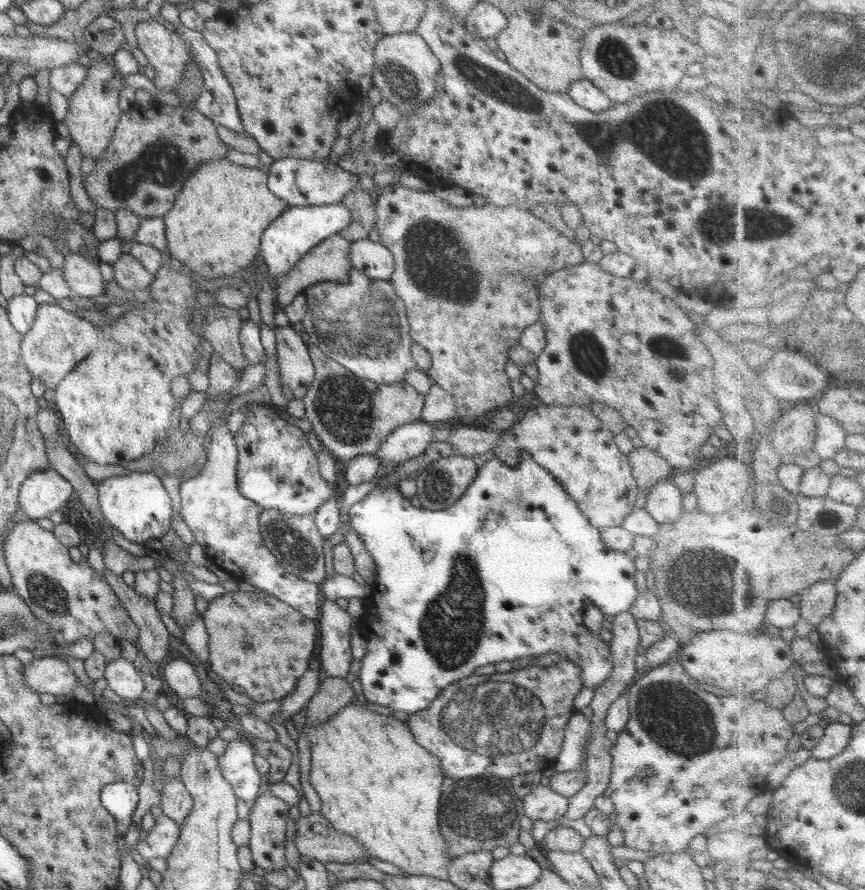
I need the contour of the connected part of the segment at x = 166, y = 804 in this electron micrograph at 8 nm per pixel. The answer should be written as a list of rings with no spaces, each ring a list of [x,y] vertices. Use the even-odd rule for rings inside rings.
[[[165,777],[168,783],[160,790],[162,793],[161,808],[163,814],[182,826],[186,817],[192,812],[193,798],[180,778]]]

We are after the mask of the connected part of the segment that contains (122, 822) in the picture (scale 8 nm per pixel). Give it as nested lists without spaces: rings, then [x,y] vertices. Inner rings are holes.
[[[115,782],[102,787],[100,800],[102,806],[117,820],[118,836],[125,836],[130,825],[134,824],[132,815],[138,806],[138,793],[135,784]]]

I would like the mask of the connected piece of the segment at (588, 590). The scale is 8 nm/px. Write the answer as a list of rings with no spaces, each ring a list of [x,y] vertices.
[[[522,455],[522,456],[521,456],[521,457],[520,457],[520,458],[518,458],[518,459],[517,459],[517,463],[516,463],[516,464],[515,464],[515,465],[509,465],[509,464],[504,464],[504,461],[501,461],[501,460],[500,460],[500,459],[497,459],[497,458],[496,458],[496,457],[492,457],[492,458],[488,458],[488,460],[487,460],[487,461],[486,461],[486,462],[485,462],[485,463],[484,463],[484,465],[483,465],[483,466],[482,466],[482,467],[480,467],[480,468],[479,468],[479,469],[478,469],[478,472],[477,472],[477,475],[476,475],[476,478],[475,478],[475,479],[474,479],[474,480],[473,480],[473,481],[472,481],[472,484],[470,484],[470,486],[468,486],[468,488],[467,488],[467,489],[466,489],[466,492],[464,492],[464,494],[463,494],[463,495],[462,495],[462,496],[461,496],[461,497],[460,497],[460,498],[459,498],[459,499],[458,499],[458,500],[457,500],[457,501],[456,501],[456,502],[455,502],[455,503],[454,503],[454,504],[453,504],[453,505],[452,505],[452,506],[450,506],[450,507],[448,507],[448,508],[445,508],[445,509],[444,509],[444,510],[436,510],[436,509],[425,509],[425,508],[422,508],[422,507],[418,507],[418,506],[413,506],[413,505],[412,505],[412,504],[411,504],[411,503],[410,503],[410,499],[409,499],[409,498],[406,498],[406,497],[405,497],[405,496],[404,496],[404,495],[403,495],[403,494],[402,494],[402,493],[401,493],[401,492],[400,492],[400,489],[399,489],[399,488],[398,488],[398,487],[397,487],[397,486],[396,486],[396,485],[386,485],[386,486],[385,486],[385,487],[383,487],[383,486],[382,486],[382,485],[381,485],[381,484],[380,484],[380,478],[379,478],[379,482],[378,482],[378,484],[377,484],[377,485],[376,485],[376,486],[374,486],[374,488],[372,488],[372,490],[370,490],[370,493],[369,493],[369,494],[367,494],[367,495],[366,495],[366,496],[365,496],[365,497],[364,497],[364,498],[363,498],[363,499],[362,499],[362,500],[360,500],[360,501],[359,501],[359,502],[357,502],[357,503],[355,503],[355,504],[353,504],[353,505],[352,505],[352,506],[351,506],[351,507],[349,507],[349,508],[348,508],[348,509],[349,509],[349,517],[350,517],[350,519],[349,519],[349,522],[350,522],[350,525],[351,525],[351,527],[352,527],[352,528],[353,528],[353,529],[354,529],[354,530],[355,530],[355,531],[356,531],[356,534],[357,534],[357,537],[358,537],[358,538],[360,538],[360,540],[361,540],[361,541],[362,541],[362,542],[363,542],[363,543],[364,543],[364,546],[365,546],[365,547],[366,547],[366,550],[367,550],[367,551],[368,551],[368,552],[369,552],[369,553],[370,553],[370,556],[371,556],[371,557],[372,557],[372,560],[373,560],[373,563],[374,563],[374,564],[375,564],[375,565],[376,565],[376,570],[377,570],[377,577],[376,577],[376,580],[375,580],[375,582],[374,582],[374,590],[371,590],[371,592],[370,592],[370,596],[368,596],[368,597],[367,597],[367,600],[366,600],[366,601],[365,601],[365,607],[366,607],[366,608],[367,608],[367,615],[366,615],[366,616],[365,616],[365,617],[364,617],[364,618],[363,618],[363,619],[362,619],[362,621],[361,621],[361,628],[362,628],[362,631],[361,631],[361,634],[362,634],[362,637],[364,637],[364,639],[366,639],[366,641],[367,641],[367,642],[368,642],[368,643],[367,643],[367,644],[366,644],[366,655],[365,655],[365,656],[364,656],[364,658],[362,658],[362,660],[361,660],[361,662],[362,662],[362,668],[360,668],[360,674],[359,674],[359,677],[358,677],[358,680],[360,680],[360,684],[362,684],[362,696],[364,696],[364,700],[367,700],[367,702],[368,702],[368,703],[369,703],[369,702],[372,702],[372,704],[378,704],[378,706],[386,706],[386,708],[392,708],[392,710],[394,710],[394,711],[397,711],[397,710],[398,710],[398,712],[407,712],[407,713],[408,713],[408,714],[410,714],[410,715],[411,715],[411,714],[414,714],[414,713],[415,713],[415,712],[418,712],[418,711],[423,711],[423,710],[424,710],[424,709],[426,709],[426,708],[428,708],[428,707],[429,707],[429,704],[430,704],[430,703],[431,703],[431,702],[432,702],[432,701],[433,701],[433,700],[434,700],[434,699],[435,699],[435,698],[436,698],[436,697],[437,697],[437,696],[438,696],[438,695],[439,695],[439,694],[440,694],[440,693],[441,693],[441,692],[442,692],[442,690],[444,690],[444,688],[446,688],[446,687],[447,687],[447,686],[448,686],[448,684],[452,684],[452,683],[455,683],[455,682],[456,682],[456,680],[460,680],[460,679],[463,679],[463,678],[464,678],[464,677],[466,677],[466,676],[471,676],[471,675],[473,675],[473,674],[474,674],[474,670],[476,670],[476,668],[480,668],[480,666],[488,666],[488,664],[496,664],[496,662],[504,662],[504,660],[508,660],[508,662],[512,662],[512,660],[518,660],[518,658],[526,658],[526,656],[540,656],[540,654],[550,654],[550,652],[558,652],[558,654],[560,654],[560,656],[561,656],[561,657],[562,657],[562,658],[564,658],[564,661],[570,661],[570,662],[572,662],[572,663],[574,663],[574,665],[578,665],[578,667],[580,667],[580,671],[582,671],[582,681],[581,681],[581,683],[582,683],[582,684],[583,684],[583,686],[586,686],[586,688],[593,688],[593,689],[595,689],[595,688],[596,688],[596,687],[598,687],[598,686],[602,686],[602,683],[603,683],[603,682],[606,682],[606,678],[608,678],[608,677],[610,677],[610,674],[611,674],[611,673],[612,673],[612,652],[610,652],[610,651],[611,651],[611,650],[610,650],[610,648],[609,648],[609,643],[608,643],[608,642],[606,642],[606,640],[602,640],[602,638],[600,638],[600,636],[599,636],[599,635],[598,635],[598,636],[596,636],[596,634],[592,634],[592,632],[590,632],[590,630],[588,630],[588,628],[586,628],[586,626],[584,626],[584,625],[583,625],[583,613],[584,613],[584,612],[583,612],[583,609],[584,609],[584,608],[585,608],[585,607],[586,607],[586,605],[587,605],[587,604],[591,604],[591,605],[593,605],[593,606],[595,606],[595,607],[598,607],[598,609],[600,609],[600,611],[602,611],[602,613],[612,613],[612,614],[615,614],[615,613],[621,613],[621,612],[625,612],[625,611],[629,611],[629,609],[630,609],[630,608],[632,608],[632,604],[634,604],[634,600],[636,600],[636,598],[637,598],[637,597],[638,597],[638,596],[639,596],[639,592],[638,592],[638,588],[636,588],[636,587],[637,587],[637,586],[636,586],[636,582],[635,582],[635,581],[634,581],[634,576],[636,576],[636,567],[635,567],[635,562],[634,562],[634,560],[632,560],[632,558],[630,558],[630,556],[628,556],[628,555],[627,555],[627,554],[626,554],[626,553],[623,553],[623,552],[620,552],[620,551],[612,551],[612,550],[610,550],[610,549],[609,549],[609,548],[608,548],[608,547],[607,547],[607,546],[606,546],[606,545],[605,545],[605,544],[604,544],[604,542],[602,542],[602,539],[601,539],[601,533],[600,533],[600,532],[599,532],[599,529],[597,529],[597,528],[596,528],[596,527],[594,527],[594,526],[592,526],[592,524],[590,524],[590,521],[589,521],[589,520],[588,520],[588,519],[587,519],[587,518],[586,518],[586,516],[584,516],[584,514],[582,514],[582,511],[581,511],[581,510],[580,510],[580,509],[579,509],[579,508],[578,508],[578,507],[577,507],[577,504],[576,504],[576,503],[575,503],[575,502],[574,502],[574,501],[573,501],[573,500],[572,500],[572,499],[571,499],[571,498],[570,498],[570,495],[569,495],[569,494],[566,494],[566,491],[565,491],[565,488],[564,488],[564,487],[563,487],[563,486],[562,486],[562,485],[561,485],[561,484],[560,484],[560,483],[559,483],[559,482],[558,482],[558,480],[556,480],[556,478],[554,478],[554,475],[553,475],[553,474],[550,474],[550,472],[548,472],[548,471],[547,471],[547,470],[546,470],[546,469],[545,469],[545,468],[544,468],[544,467],[543,467],[543,466],[540,466],[540,464],[538,464],[538,463],[537,463],[537,462],[536,462],[536,461],[535,461],[535,460],[534,460],[534,459],[533,459],[533,458],[532,458],[532,457],[529,457],[529,456],[526,456],[526,455]]]

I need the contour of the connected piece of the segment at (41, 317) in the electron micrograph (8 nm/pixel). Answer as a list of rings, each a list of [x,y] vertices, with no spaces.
[[[38,305],[32,328],[21,342],[21,355],[33,378],[40,379],[48,389],[55,390],[60,381],[96,348],[101,327],[72,314],[58,305]]]

